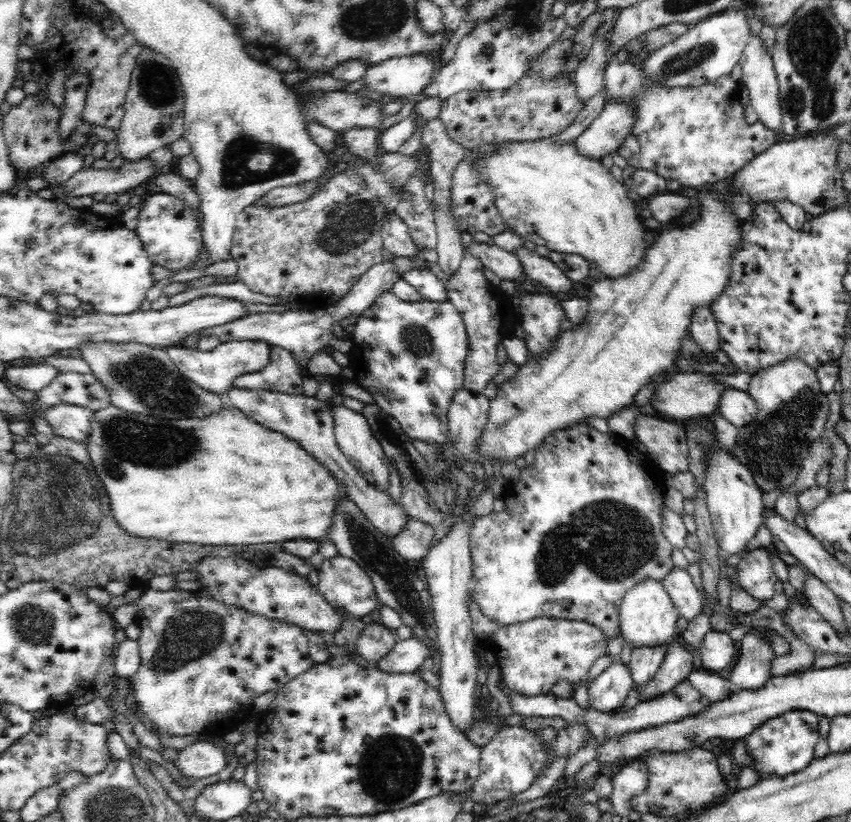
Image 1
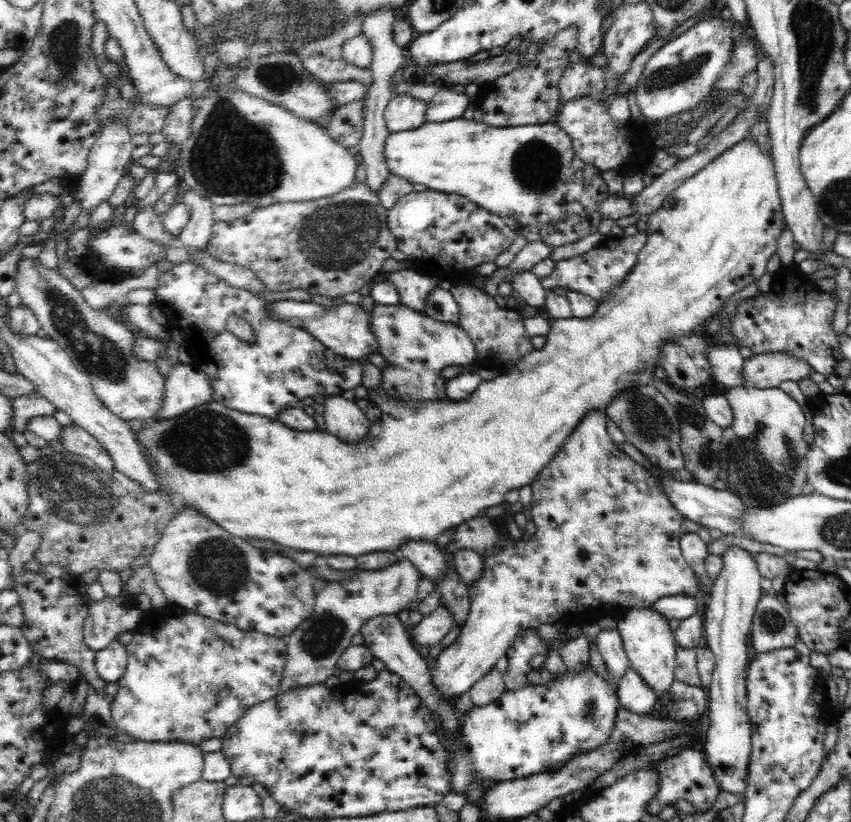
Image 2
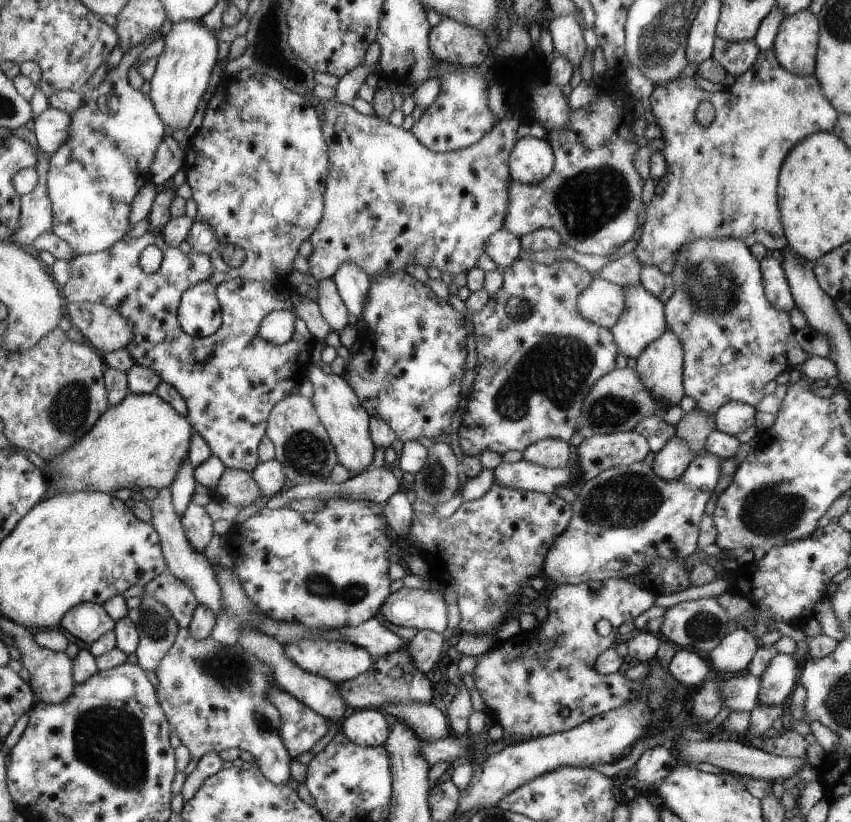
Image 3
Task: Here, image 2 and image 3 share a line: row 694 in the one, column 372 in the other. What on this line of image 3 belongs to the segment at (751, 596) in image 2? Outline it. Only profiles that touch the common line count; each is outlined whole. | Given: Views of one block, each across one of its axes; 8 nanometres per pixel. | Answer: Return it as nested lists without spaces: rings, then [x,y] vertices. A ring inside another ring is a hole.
[[[355,709],[342,719],[339,729],[358,746],[375,747],[385,744],[388,722],[378,709]]]

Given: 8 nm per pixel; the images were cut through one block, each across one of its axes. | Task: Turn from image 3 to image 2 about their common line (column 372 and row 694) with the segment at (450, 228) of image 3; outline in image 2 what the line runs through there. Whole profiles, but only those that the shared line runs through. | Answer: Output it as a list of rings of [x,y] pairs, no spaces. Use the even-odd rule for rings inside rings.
[[[170,604],[146,611],[140,626],[126,646],[127,667],[117,681],[119,689],[110,708],[116,730],[127,732],[136,741],[199,746],[206,740],[224,737],[250,707],[279,693],[278,686],[287,661],[285,638],[243,631],[236,625],[219,623]]]

